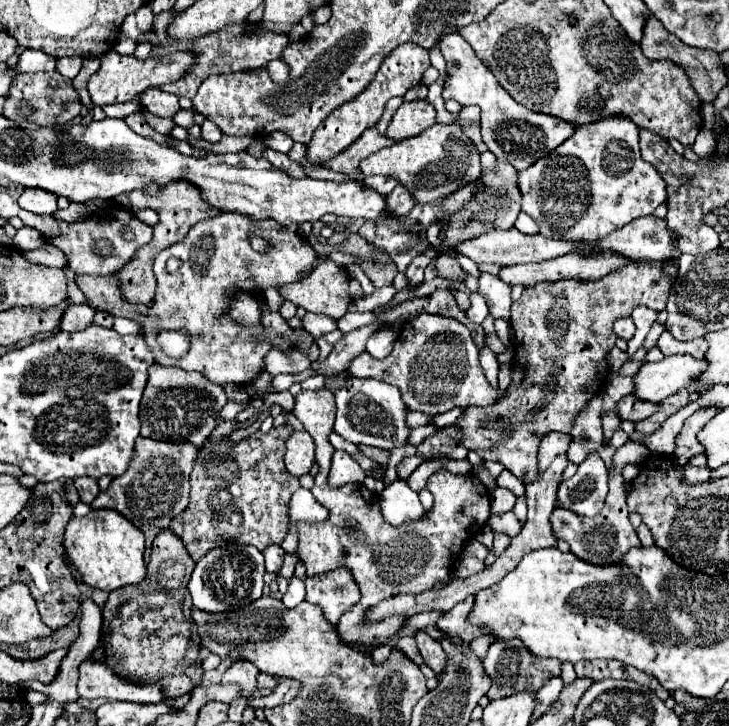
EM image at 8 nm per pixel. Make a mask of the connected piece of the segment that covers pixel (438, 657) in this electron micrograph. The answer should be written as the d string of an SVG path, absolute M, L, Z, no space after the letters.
M418 631L416 633L416 643L418 643L418 649L426 661L428 667L432 667L436 671L436 675L442 671L444 663L446 663L446 653L440 645L438 639L432 639L426 631Z

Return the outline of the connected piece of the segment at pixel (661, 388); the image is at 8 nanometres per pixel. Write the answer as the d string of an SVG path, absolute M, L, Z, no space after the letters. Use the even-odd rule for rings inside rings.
M670 355L658 363L642 363L634 393L644 401L662 401L680 389L688 389L704 369L706 359L692 355Z

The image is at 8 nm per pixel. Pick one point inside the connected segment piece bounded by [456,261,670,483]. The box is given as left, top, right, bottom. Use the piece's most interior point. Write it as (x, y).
(563, 331)

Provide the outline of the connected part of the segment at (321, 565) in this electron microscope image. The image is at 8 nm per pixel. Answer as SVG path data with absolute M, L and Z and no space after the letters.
M302 389L295 396L295 405L292 413L303 424L305 430L312 435L315 448L315 462L318 463L319 471L316 475L316 483L312 487L312 495L316 497L316 501L320 505L324 505L330 511L330 517L322 523L300 523L298 525L298 559L306 565L306 575L320 575L338 567L348 567L352 569L352 575L362 591L362 599L358 601L358 605L354 605L348 613L342 615L342 619L338 621L338 635L342 641L350 643L350 645L360 645L368 651L372 651L376 645L376 641L386 641L390 635L396 635L404 623L406 623L406 615L392 615L390 619L382 619L382 623L366 623L366 611L370 607L376 607L378 601L390 599L392 595L400 595L400 593L422 593L422 591L430 591L434 587L436 581L448 581L452 569L456 567L460 555L462 555L462 545L474 537L476 531L480 531L488 517L490 517L490 493L488 489L482 485L482 481L474 475L454 475L450 471L438 471L436 475L432 475L428 479L426 489L434 495L434 505L432 509L418 521L414 523L404 523L402 527L390 527L390 523L386 523L386 519L382 519L382 511L380 511L380 497L376 493L370 493L366 489L364 483L348 483L340 489L332 489L326 483L328 471L330 471L330 459L334 453L332 443L328 441L328 435L334 431L334 413L336 413L336 405L334 405L334 393L330 389L320 389L320 391L310 391Z

